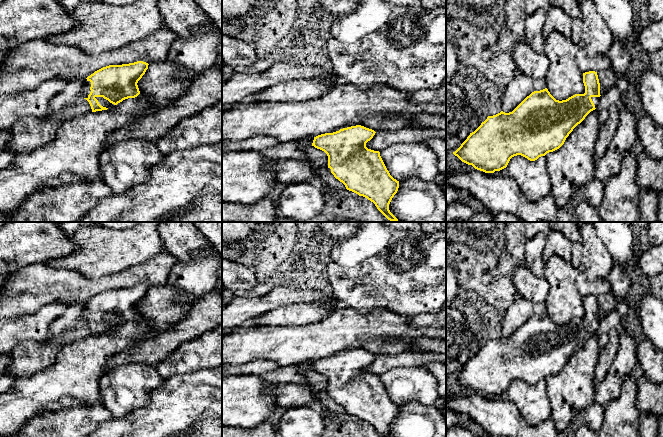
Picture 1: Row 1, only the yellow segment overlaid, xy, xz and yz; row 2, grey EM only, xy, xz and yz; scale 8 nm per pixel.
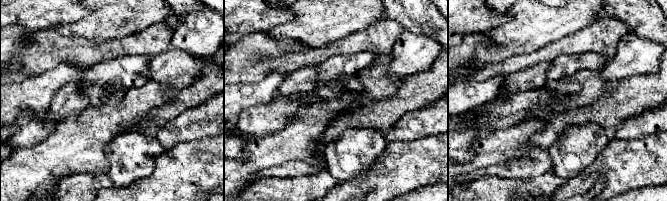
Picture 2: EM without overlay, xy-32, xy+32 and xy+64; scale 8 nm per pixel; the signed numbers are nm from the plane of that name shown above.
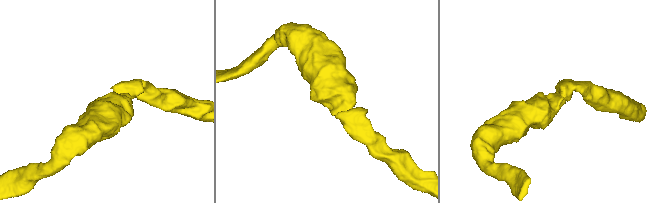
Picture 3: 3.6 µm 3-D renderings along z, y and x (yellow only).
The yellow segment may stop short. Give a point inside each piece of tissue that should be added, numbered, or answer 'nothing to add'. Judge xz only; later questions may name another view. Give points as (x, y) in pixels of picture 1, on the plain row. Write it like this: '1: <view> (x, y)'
nothing to add

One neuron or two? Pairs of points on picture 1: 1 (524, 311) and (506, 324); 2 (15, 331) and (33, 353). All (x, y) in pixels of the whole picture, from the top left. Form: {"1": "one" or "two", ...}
{"1": "one", "2": "two"}

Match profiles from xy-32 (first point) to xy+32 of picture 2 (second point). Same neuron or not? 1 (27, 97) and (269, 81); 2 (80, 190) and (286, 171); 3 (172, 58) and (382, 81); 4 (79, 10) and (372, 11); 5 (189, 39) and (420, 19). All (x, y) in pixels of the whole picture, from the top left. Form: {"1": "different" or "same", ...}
{"1": "same", "2": "different", "3": "same", "4": "different", "5": "different"}

